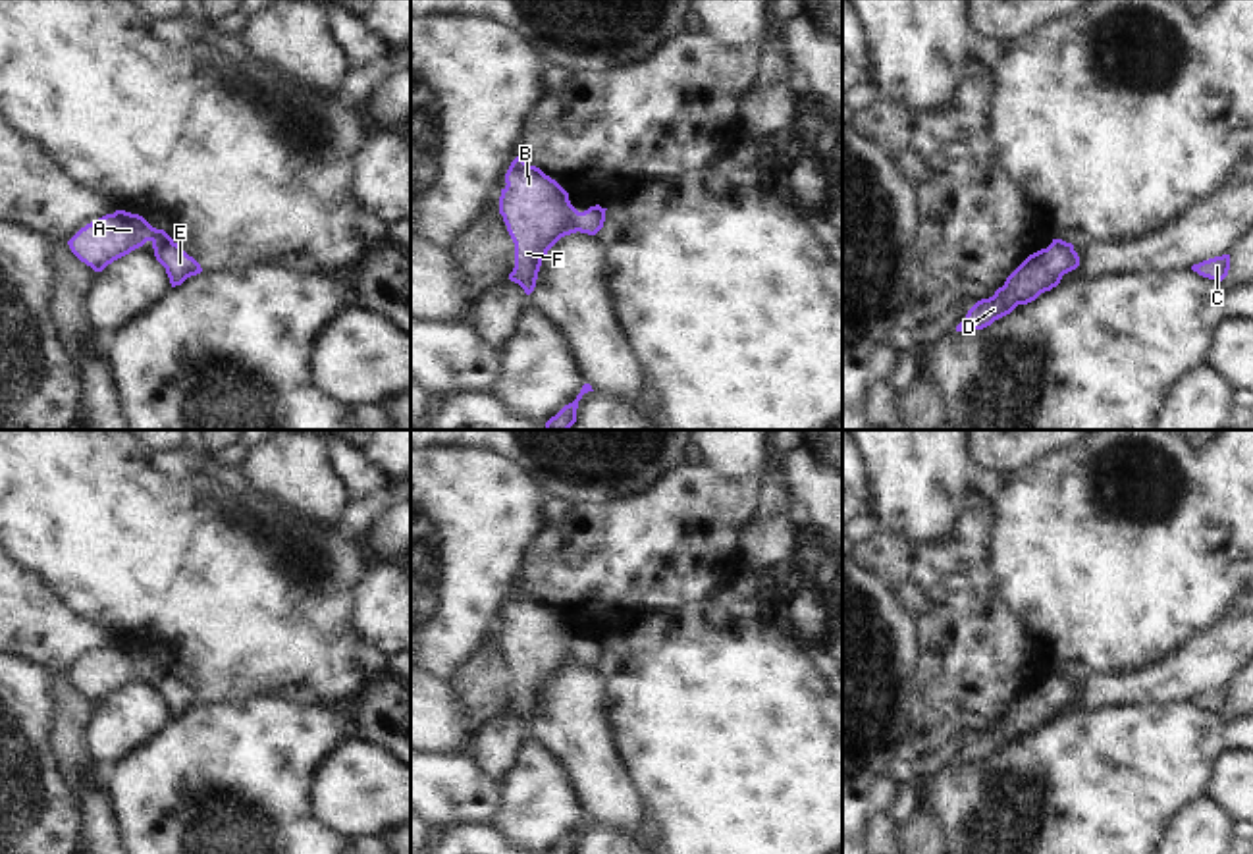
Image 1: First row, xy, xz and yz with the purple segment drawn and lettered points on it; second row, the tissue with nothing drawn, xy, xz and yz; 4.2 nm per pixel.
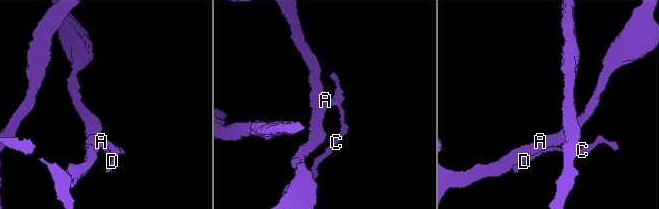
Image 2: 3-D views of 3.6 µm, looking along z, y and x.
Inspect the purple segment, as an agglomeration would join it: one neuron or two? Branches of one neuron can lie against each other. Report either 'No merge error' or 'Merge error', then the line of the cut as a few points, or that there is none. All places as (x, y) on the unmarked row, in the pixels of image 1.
Merge error. Split along xy (172, 673), (155, 683).

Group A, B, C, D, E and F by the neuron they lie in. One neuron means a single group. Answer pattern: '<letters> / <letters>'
A B F / C D E

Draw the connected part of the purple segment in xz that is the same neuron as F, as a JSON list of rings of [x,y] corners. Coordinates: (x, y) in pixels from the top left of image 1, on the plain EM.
[[[520,588],[511,594],[505,615],[499,646],[515,675],[515,700],[509,711],[530,727],[547,682],[576,663],[596,667],[603,659],[605,642],[596,636],[578,644],[555,611]]]

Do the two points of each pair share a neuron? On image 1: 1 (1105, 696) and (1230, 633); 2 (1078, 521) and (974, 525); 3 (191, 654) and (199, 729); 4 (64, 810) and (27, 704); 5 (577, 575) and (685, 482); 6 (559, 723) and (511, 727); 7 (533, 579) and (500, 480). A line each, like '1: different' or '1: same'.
1: same
2: different
3: different
4: same
5: same
6: different
7: different

